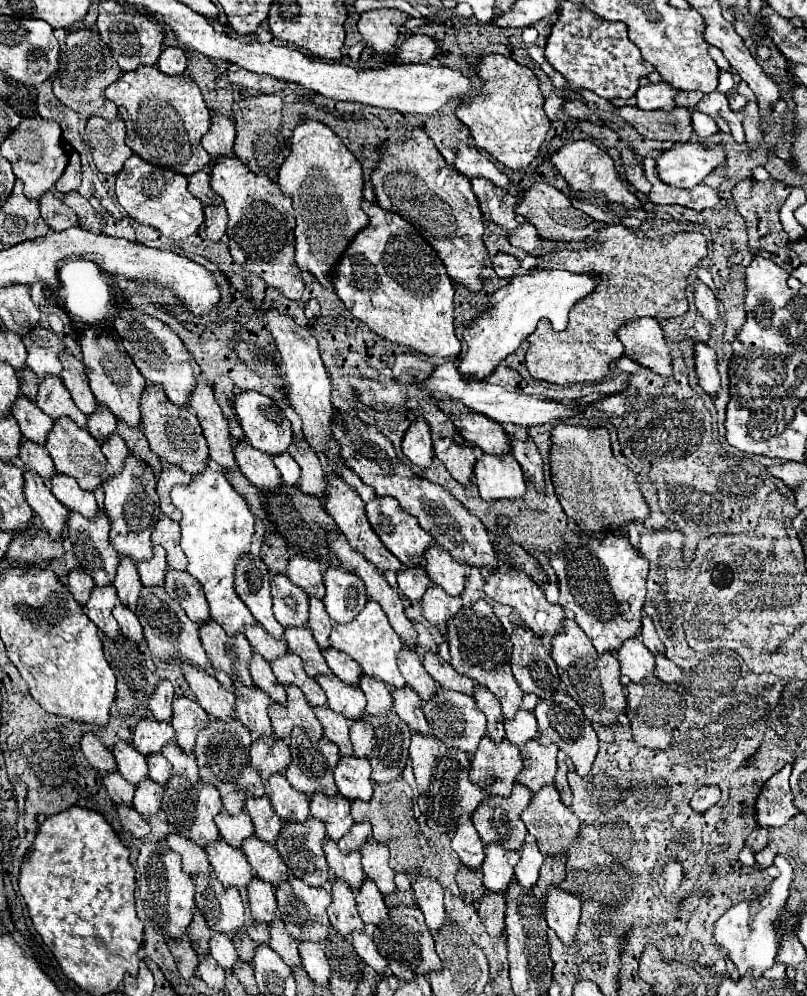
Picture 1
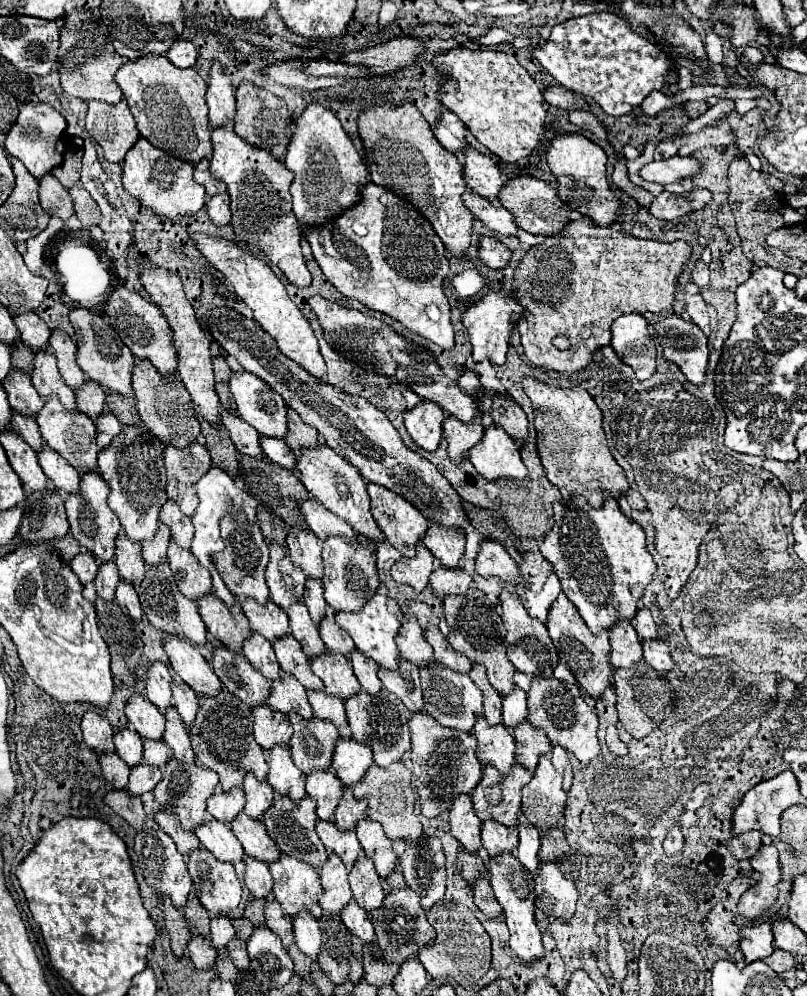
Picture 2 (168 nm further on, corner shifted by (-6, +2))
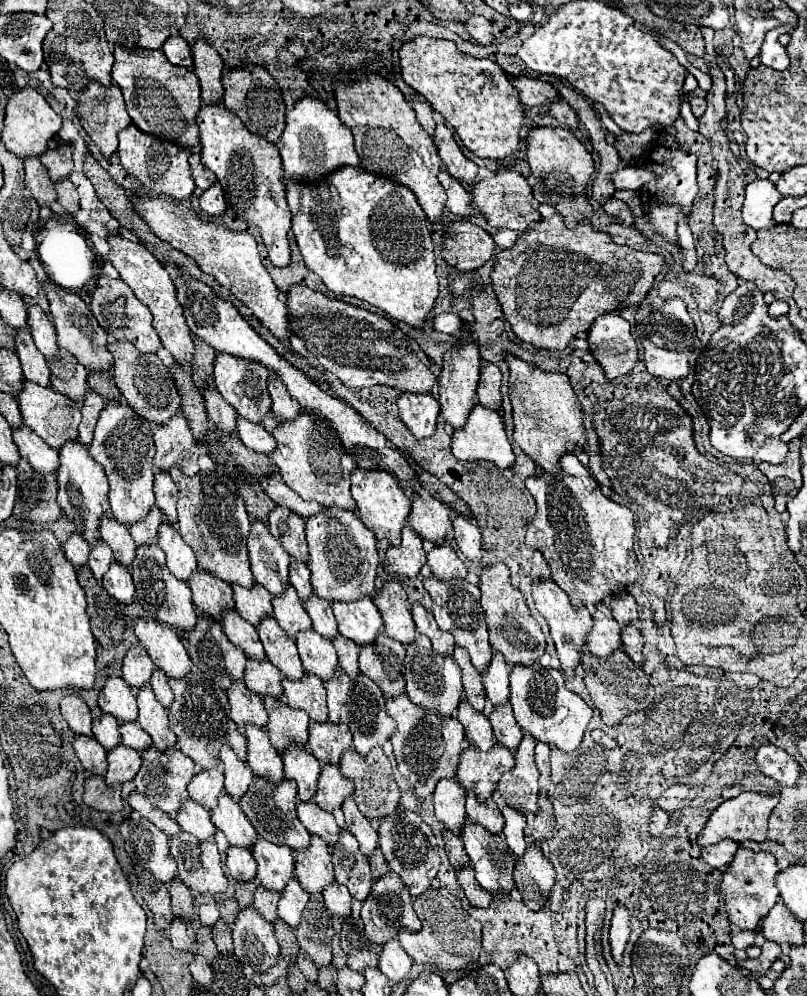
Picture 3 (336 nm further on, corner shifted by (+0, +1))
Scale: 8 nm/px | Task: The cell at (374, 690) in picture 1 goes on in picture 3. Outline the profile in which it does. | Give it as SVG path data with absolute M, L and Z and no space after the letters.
M342 635L334 637L332 643L334 643L336 651L338 651L340 667L346 671L348 677L356 679L356 677L360 675L360 669L358 669L358 653L360 653L360 649L358 649L358 645L356 645L354 641L348 641L348 639L342 637Z

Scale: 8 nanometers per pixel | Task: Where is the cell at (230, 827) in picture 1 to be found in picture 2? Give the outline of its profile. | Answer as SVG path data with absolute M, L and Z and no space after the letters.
M234 788L230 792L218 790L208 800L208 812L224 824L232 822L234 816L240 814L242 810L244 810L244 790L242 788Z

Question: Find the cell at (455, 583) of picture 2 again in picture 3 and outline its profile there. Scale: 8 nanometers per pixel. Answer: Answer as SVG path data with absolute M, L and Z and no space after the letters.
M436 545L428 553L428 567L432 575L436 575L440 581L456 579L456 577L466 577L466 567L456 555L456 551L450 545Z

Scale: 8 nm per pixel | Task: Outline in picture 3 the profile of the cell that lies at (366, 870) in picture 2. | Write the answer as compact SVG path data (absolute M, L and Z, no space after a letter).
M340 833L340 841L332 847L332 863L336 871L336 881L340 885L346 885L354 899L364 901L370 895L374 881L368 859L360 853L358 841L352 837L352 833Z

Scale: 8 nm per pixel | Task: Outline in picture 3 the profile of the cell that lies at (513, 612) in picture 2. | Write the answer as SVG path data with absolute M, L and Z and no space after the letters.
M504 563L484 567L480 575L482 609L486 613L486 623L490 627L490 645L500 651L508 665L532 665L546 651L546 639L540 625L532 619L524 595L512 587L510 571Z

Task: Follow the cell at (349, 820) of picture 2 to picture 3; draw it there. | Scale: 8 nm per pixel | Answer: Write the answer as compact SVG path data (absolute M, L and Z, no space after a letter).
M324 765L318 781L318 793L314 797L316 805L324 811L332 813L334 809L340 809L342 803L354 795L354 785L348 781L338 767Z

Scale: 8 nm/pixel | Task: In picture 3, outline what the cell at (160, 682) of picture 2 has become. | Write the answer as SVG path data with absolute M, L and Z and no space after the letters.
M142 645L138 647L132 647L128 651L128 655L124 657L122 661L122 679L134 689L142 689L146 685L150 685L148 681L152 679L152 673L154 673L154 663L152 659L148 657L146 649Z

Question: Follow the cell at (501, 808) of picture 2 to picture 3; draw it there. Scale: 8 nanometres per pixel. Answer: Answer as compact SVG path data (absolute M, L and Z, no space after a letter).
M496 745L492 753L480 753L478 749L466 747L460 755L460 769L456 777L468 793L474 793L476 799L484 803L494 795L502 773L512 767L514 755L502 745Z

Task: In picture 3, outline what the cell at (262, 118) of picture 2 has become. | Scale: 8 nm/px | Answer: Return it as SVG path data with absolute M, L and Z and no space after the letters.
M248 65L244 69L234 69L222 77L222 83L224 83L226 109L232 111L234 115L238 115L242 119L244 127L248 131L252 131L254 135L258 135L270 143L278 143L278 139L282 137L284 125L286 125L286 121L284 121L286 107L284 107L284 99L282 99L278 83L260 65Z

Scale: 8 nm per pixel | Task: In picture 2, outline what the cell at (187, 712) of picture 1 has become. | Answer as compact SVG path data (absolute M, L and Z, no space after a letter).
M172 680L172 698L174 698L174 706L182 718L182 722L186 726L190 726L196 718L198 712L198 700L196 694L192 692L192 688L188 684L184 684L182 680Z

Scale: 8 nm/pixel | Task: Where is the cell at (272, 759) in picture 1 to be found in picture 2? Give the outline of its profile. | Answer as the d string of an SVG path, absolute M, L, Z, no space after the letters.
M256 704L252 708L252 714L254 714L254 740L264 750L270 750L274 744L288 746L292 726L286 714L274 712L268 704Z

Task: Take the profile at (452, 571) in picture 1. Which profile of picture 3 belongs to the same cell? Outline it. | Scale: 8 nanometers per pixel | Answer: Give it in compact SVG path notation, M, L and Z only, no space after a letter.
M410 497L412 501L412 513L410 513L410 527L426 541L432 541L434 545L440 545L446 535L452 531L452 519L450 509L436 497Z

